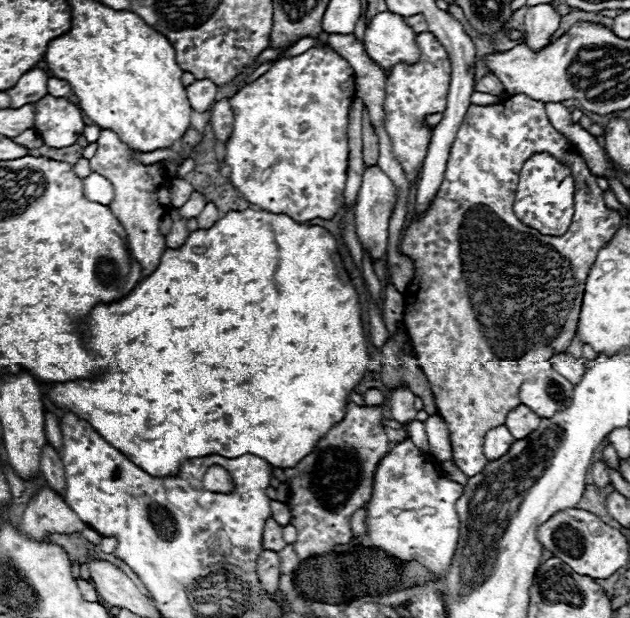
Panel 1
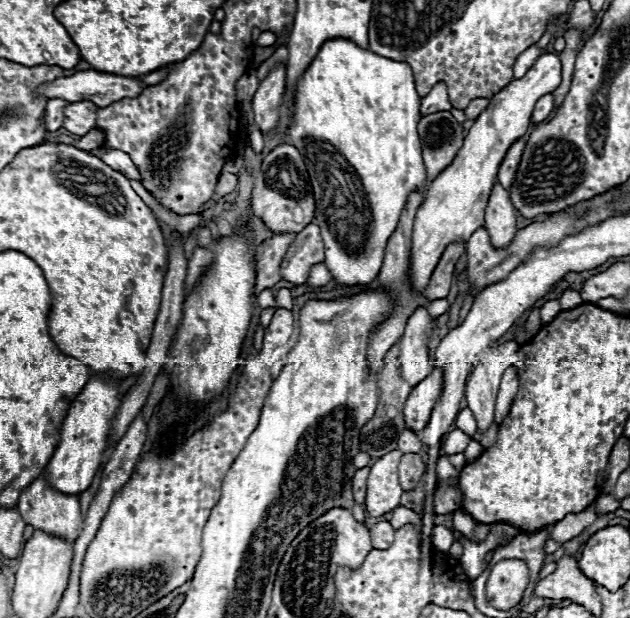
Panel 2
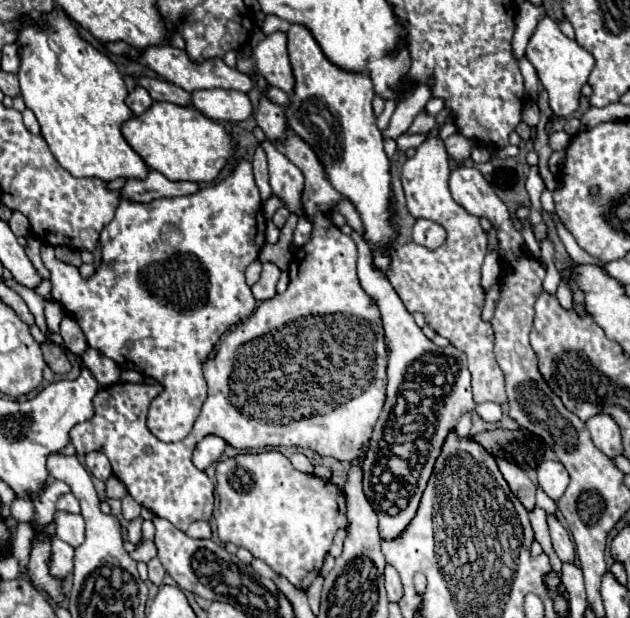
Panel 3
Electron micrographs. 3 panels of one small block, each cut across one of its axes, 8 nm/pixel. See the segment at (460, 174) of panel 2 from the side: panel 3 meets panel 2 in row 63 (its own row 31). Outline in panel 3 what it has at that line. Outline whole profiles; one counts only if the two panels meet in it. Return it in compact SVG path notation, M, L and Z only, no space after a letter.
M544 18L544 20L540 20L536 32L532 34L532 38L528 42L526 56L534 64L538 76L540 76L540 82L544 84L544 88L550 94L550 108L554 110L554 114L572 116L580 106L582 86L588 82L588 76L594 68L592 54L588 50L584 50L582 46L578 46L576 40L566 38L552 18Z

